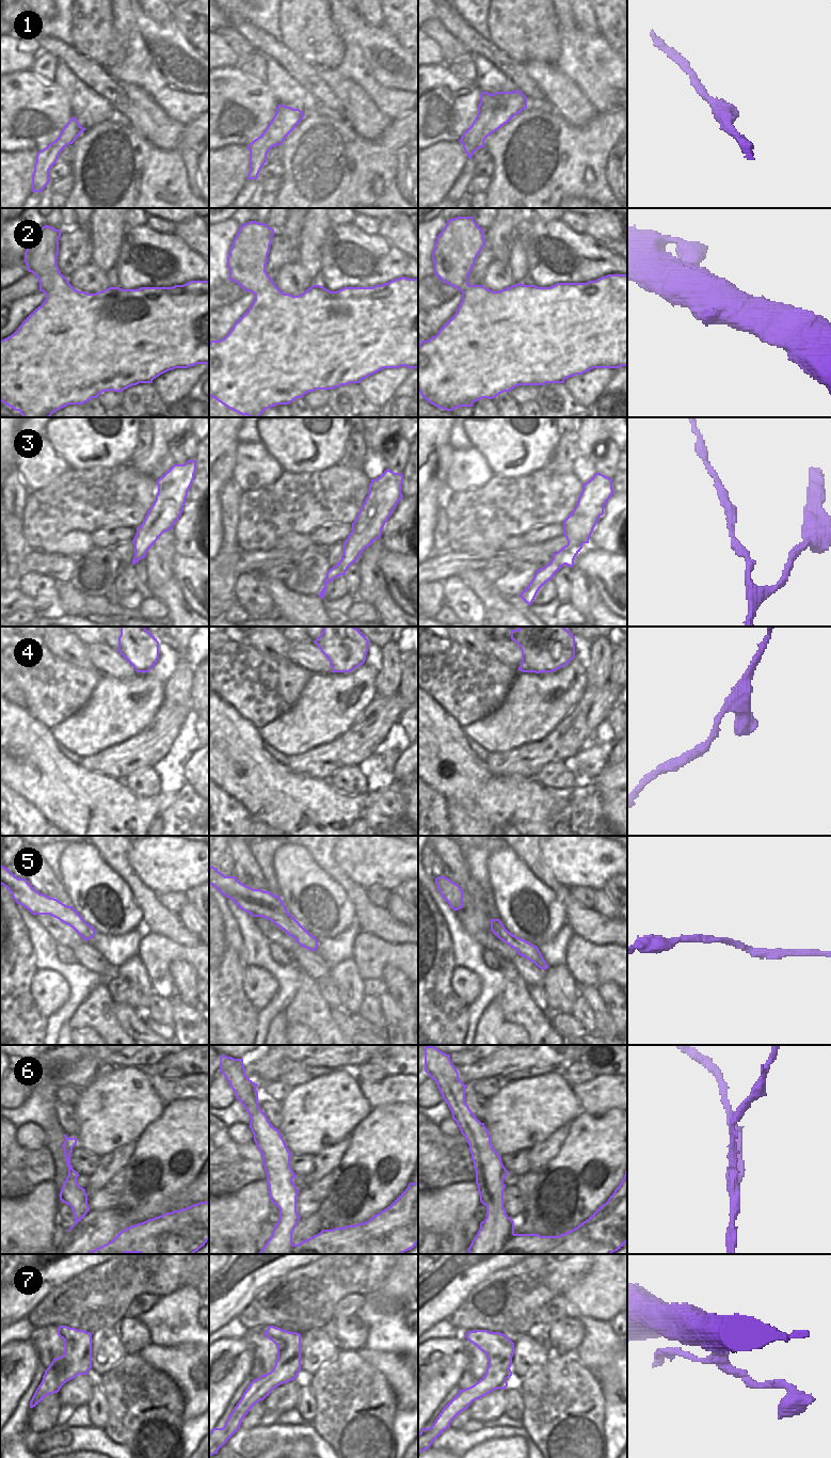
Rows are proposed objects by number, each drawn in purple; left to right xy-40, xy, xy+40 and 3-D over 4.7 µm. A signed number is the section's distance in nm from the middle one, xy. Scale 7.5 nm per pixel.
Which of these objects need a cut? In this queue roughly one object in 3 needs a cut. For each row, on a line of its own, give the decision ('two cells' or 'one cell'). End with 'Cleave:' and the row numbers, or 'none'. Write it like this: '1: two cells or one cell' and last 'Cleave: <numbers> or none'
1: one cell
2: one cell
3: one cell
4: one cell
5: one cell
6: two cells
7: two cells
Cleave: 6, 7

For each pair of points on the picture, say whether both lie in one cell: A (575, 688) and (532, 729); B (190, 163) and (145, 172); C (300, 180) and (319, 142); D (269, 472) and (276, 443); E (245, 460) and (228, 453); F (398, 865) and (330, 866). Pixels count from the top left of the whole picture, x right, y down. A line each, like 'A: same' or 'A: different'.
A: same
B: different
C: same
D: different
E: different
F: different

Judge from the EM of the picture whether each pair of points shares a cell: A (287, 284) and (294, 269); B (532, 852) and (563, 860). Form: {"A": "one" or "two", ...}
{"A": "one", "B": "two"}

